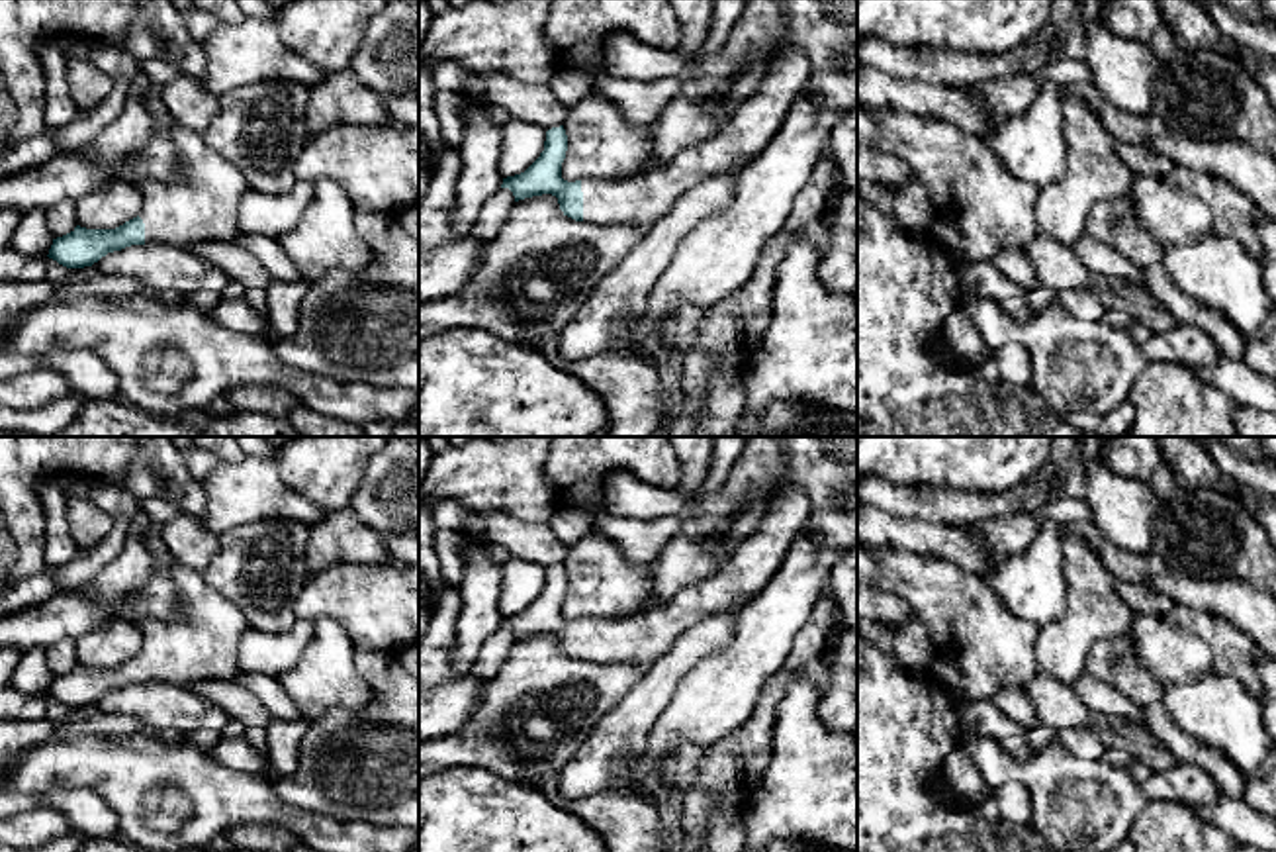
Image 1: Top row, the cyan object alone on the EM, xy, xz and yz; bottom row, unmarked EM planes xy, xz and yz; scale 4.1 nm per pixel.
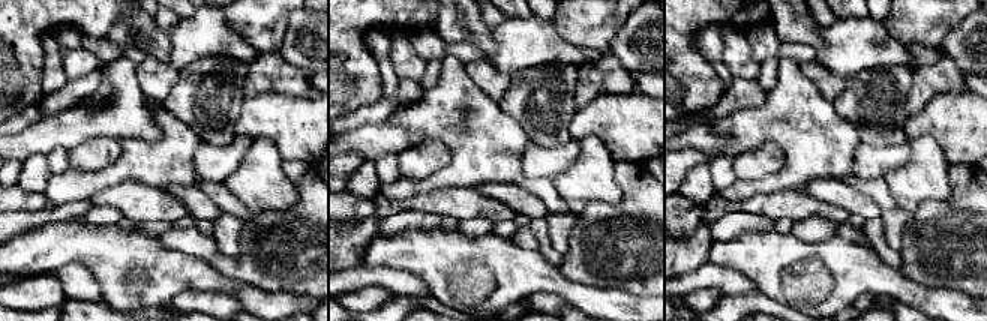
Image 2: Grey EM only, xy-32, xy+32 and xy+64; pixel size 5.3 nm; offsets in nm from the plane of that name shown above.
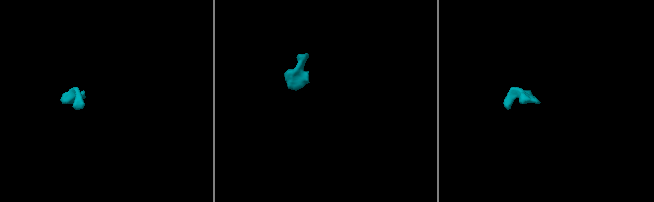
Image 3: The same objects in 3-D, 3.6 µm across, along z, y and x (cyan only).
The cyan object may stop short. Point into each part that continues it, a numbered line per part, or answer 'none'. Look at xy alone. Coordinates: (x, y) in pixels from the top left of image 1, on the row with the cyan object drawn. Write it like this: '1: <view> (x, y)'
1: xy (200, 204)

